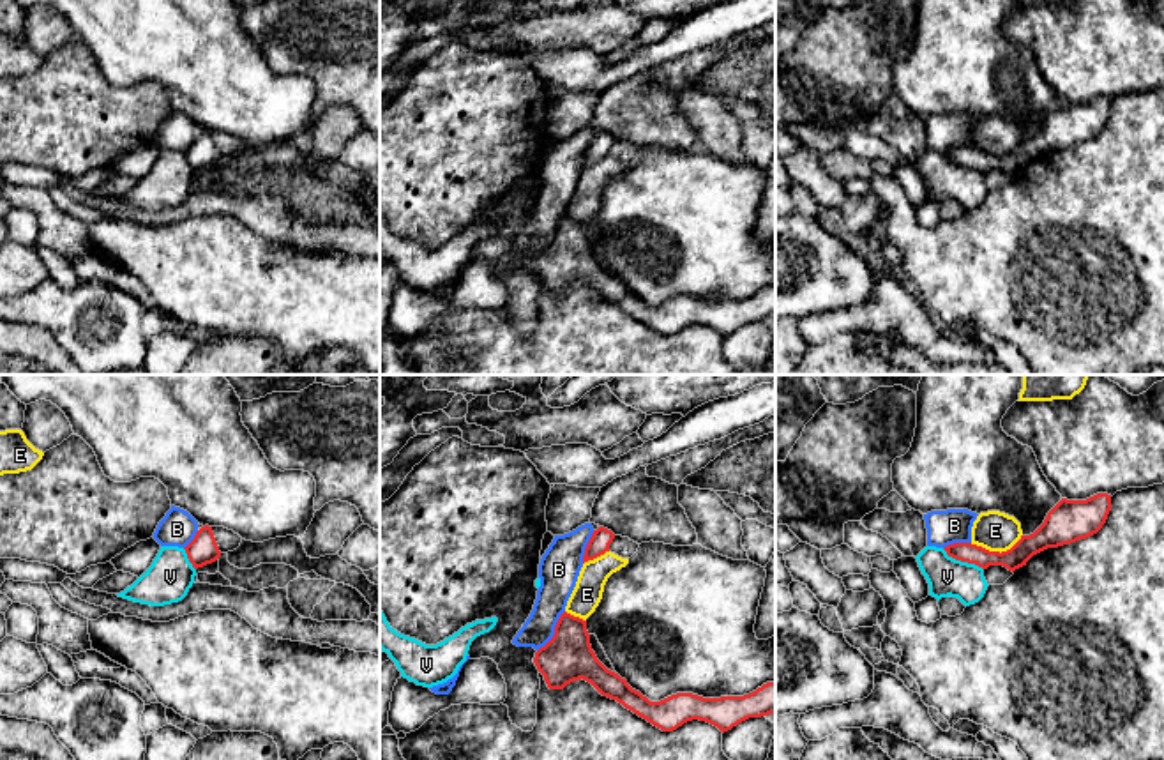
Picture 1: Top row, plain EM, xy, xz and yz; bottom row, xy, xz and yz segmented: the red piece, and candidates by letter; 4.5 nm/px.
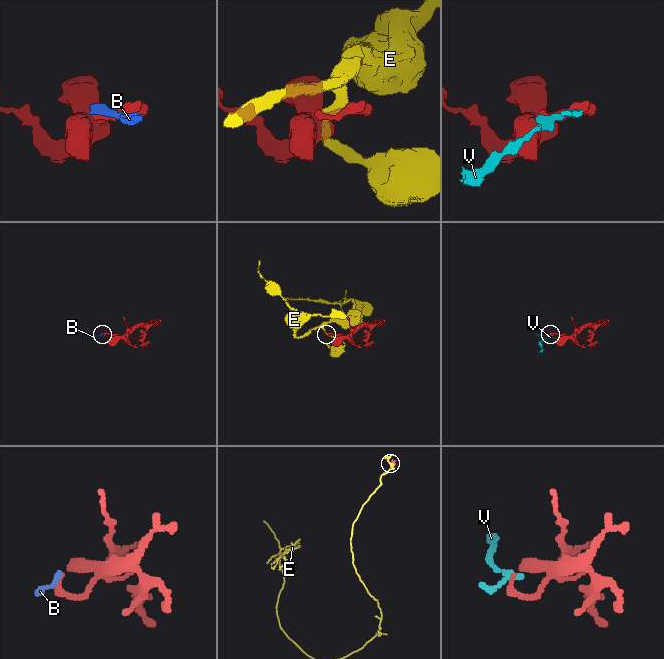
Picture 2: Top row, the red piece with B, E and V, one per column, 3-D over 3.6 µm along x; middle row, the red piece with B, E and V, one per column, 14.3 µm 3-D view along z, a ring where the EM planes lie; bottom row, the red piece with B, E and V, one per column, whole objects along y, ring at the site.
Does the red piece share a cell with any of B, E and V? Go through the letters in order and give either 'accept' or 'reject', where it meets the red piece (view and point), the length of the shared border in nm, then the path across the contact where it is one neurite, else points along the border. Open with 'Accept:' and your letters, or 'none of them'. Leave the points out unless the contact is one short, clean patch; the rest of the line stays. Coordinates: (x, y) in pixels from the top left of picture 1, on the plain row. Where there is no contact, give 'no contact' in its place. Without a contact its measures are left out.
Accept: none of them
B: reject | xz (555, 235) | 220 nm
E: reject | yz (997, 156) | 240 nm
V: reject | yz (963, 165) | 220 nm | along yz (942, 152), (949, 159), (974, 167), (982, 174)

